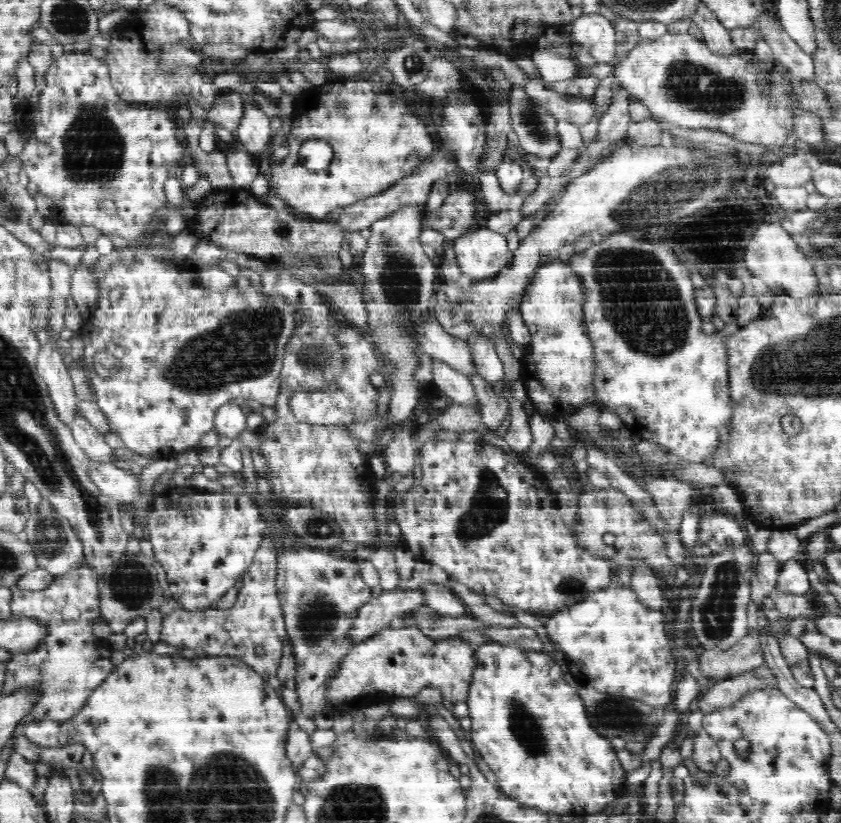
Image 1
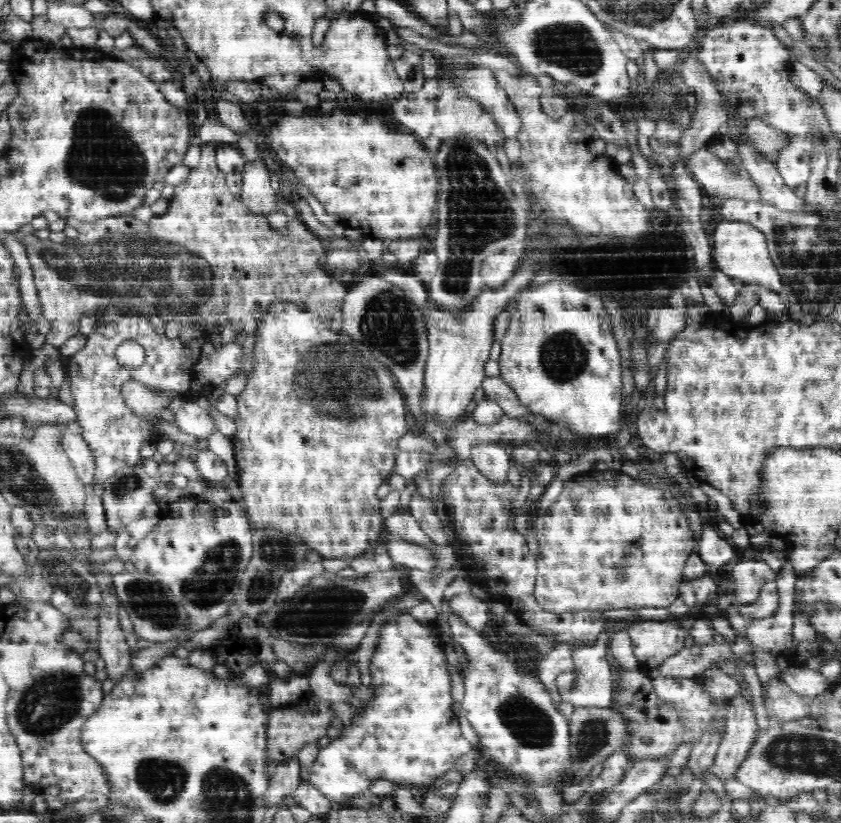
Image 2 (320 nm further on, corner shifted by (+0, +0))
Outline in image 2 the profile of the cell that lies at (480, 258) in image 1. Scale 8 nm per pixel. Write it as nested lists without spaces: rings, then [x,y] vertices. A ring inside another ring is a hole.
[[[504,250],[500,254],[490,256],[482,264],[481,274],[484,285],[497,290],[515,274],[516,268],[518,268],[518,256],[512,250]]]

